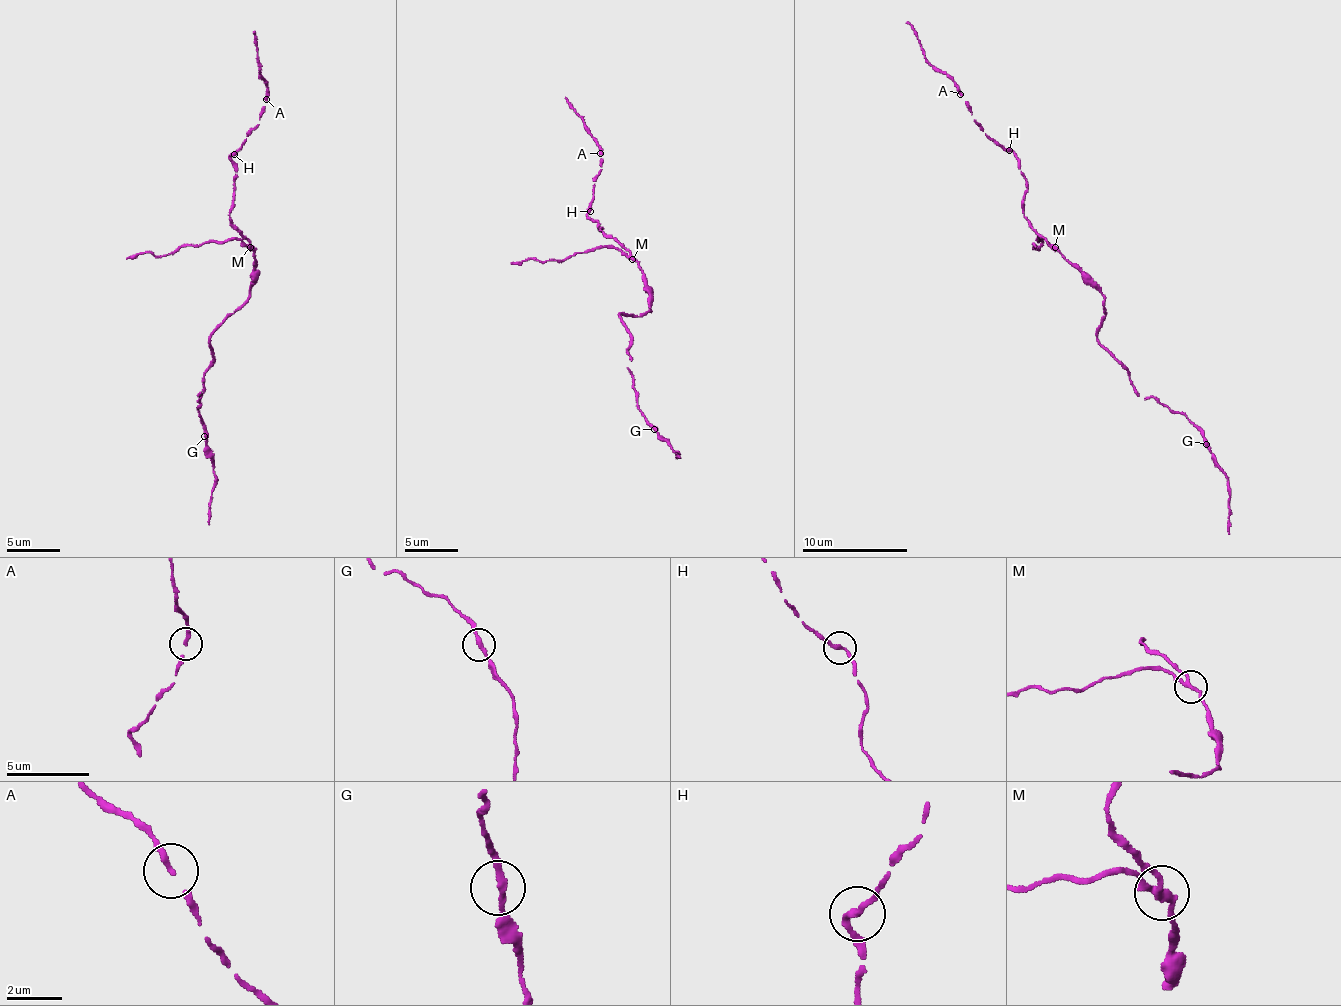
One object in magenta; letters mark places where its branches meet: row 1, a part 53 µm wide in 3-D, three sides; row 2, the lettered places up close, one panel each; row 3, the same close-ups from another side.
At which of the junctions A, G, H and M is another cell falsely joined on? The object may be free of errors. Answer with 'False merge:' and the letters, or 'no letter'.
False merge: M

